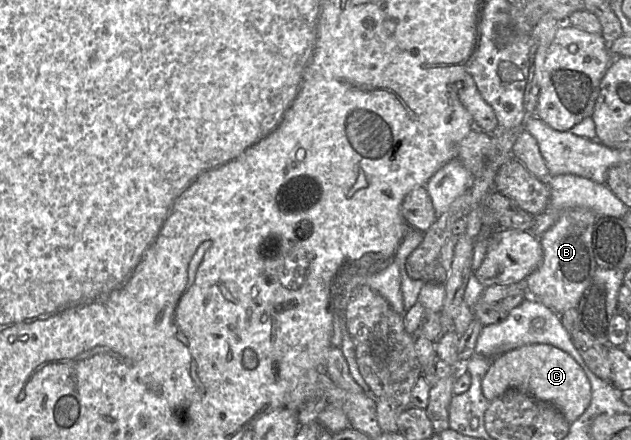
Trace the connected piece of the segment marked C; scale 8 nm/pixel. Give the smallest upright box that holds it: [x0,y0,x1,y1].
[482,344,591,423]

